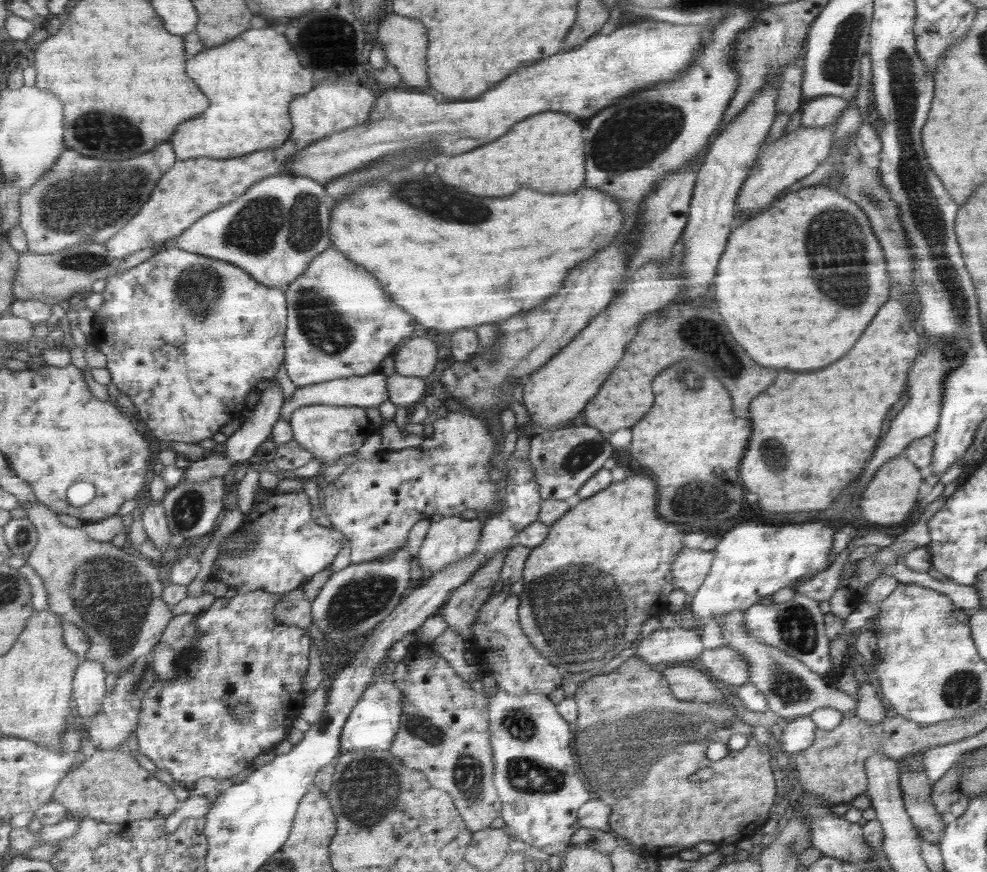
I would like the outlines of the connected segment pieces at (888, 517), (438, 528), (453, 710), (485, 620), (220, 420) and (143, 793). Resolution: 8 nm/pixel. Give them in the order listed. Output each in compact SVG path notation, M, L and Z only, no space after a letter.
M900 455L882 465L863 490L860 502L858 502L858 508L860 508L864 521L868 520L876 526L888 524L888 527L902 522L910 514L910 510L916 506L916 498L922 486L922 473L915 463Z
M446 516L432 522L416 556L421 569L441 572L450 564L471 556L481 540L483 525L478 517L464 520Z
M416 633L416 642L411 646L402 661L394 668L394 683L405 696L404 708L401 714L401 728L390 745L389 752L401 760L401 763L410 769L416 769L425 774L434 787L447 791L456 803L457 810L468 827L473 832L490 828L490 824L501 816L503 804L500 802L497 790L493 785L494 758L489 733L489 706L486 706L486 698L474 692L468 681L462 680L461 675L454 674L454 670L444 662L442 658L426 658L418 662L414 658L414 650L422 650L422 654L438 654L434 649L434 643L420 644Z
M498 580L489 599L484 602L483 606L479 608L478 618L472 626L472 635L474 638L471 642L470 652L474 655L477 667L484 674L493 674L494 680L500 689L504 689L506 693L520 697L527 693L550 695L554 690L560 686L562 676L556 670L555 666L550 666L550 662L540 654L536 647L533 647L529 642L528 636L522 630L520 624L520 598L517 588L505 588L504 582Z
M177 246L163 248L154 258L143 262L126 274L119 277L112 276L109 279L103 295L105 296L104 306L96 314L96 327L92 332L92 341L103 351L108 358L108 367L113 374L112 387L121 394L126 394L135 404L139 411L140 418L145 426L151 430L162 443L180 441L197 443L214 438L224 426L242 416L244 396L260 382L260 380L272 380L276 370L282 364L284 358L284 330L286 330L286 302L282 288L273 288L258 283L253 276L248 275L242 267L233 262L210 258L197 252L188 252Z
M127 748L119 750L97 749L91 757L83 758L81 764L70 770L68 776L57 788L55 800L65 804L75 818L95 818L98 821L122 826L126 826L132 821L172 816L172 814L176 814L176 810L180 810L183 802L174 794L174 789L156 778L156 774L152 775L150 770L140 766L140 762L137 762Z

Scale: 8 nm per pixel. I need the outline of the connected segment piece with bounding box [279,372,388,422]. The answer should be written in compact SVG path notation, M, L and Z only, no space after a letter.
M375 372L374 374L364 376L339 378L305 387L297 387L295 393L289 399L286 399L285 404L282 405L279 419L289 422L289 419L296 410L301 409L303 406L317 404L328 406L360 406L368 410L370 407L378 406L388 401L386 379L387 376L383 372Z

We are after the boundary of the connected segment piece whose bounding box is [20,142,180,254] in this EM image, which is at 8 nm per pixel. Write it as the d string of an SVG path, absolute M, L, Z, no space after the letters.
M170 142L146 156L124 162L86 158L68 148L62 162L21 197L21 227L27 232L29 250L54 254L78 244L107 243L142 211L158 183L178 162L180 158Z

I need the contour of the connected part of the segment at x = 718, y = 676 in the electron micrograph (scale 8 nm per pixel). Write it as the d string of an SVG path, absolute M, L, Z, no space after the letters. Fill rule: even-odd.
M734 648L706 650L698 659L698 666L713 680L719 680L725 685L740 687L748 683L748 664Z

